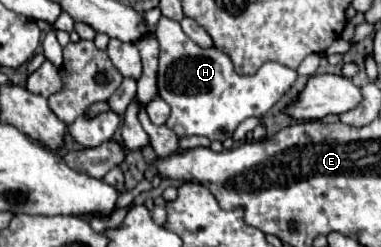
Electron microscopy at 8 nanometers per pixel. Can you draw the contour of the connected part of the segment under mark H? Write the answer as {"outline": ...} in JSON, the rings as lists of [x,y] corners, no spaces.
{"outline":[[[161,17],[157,27],[155,27],[155,37],[161,47],[161,57],[159,57],[159,95],[171,105],[171,115],[167,119],[167,127],[177,135],[177,137],[191,137],[191,135],[203,135],[209,141],[225,141],[227,137],[233,135],[237,125],[245,121],[247,117],[263,117],[281,97],[283,93],[293,85],[297,79],[297,73],[285,65],[279,63],[265,63],[255,75],[243,77],[235,73],[231,59],[211,47],[203,49],[197,43],[193,43],[181,29],[181,25],[173,19]]]}

